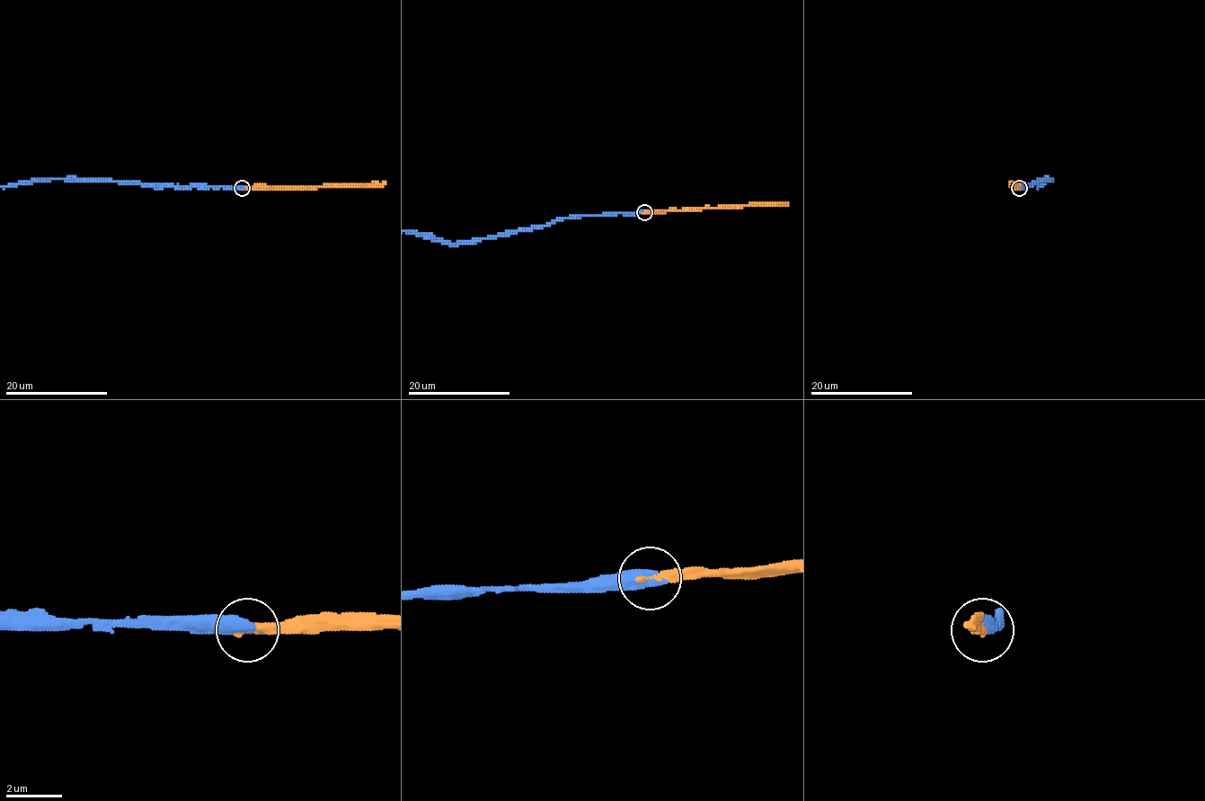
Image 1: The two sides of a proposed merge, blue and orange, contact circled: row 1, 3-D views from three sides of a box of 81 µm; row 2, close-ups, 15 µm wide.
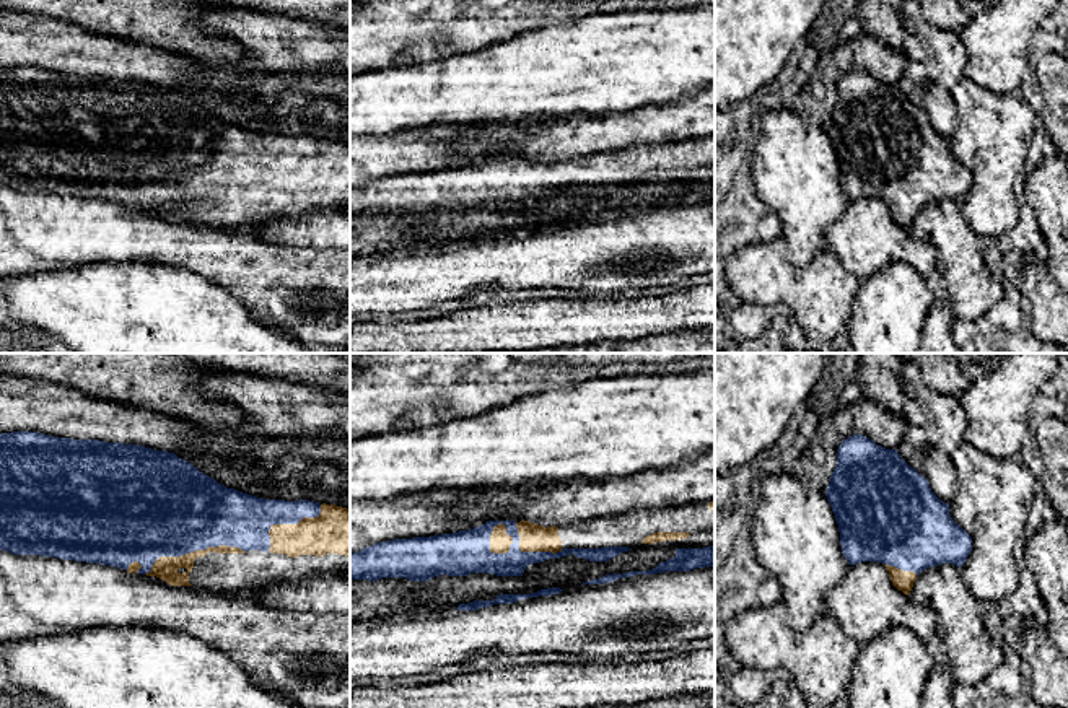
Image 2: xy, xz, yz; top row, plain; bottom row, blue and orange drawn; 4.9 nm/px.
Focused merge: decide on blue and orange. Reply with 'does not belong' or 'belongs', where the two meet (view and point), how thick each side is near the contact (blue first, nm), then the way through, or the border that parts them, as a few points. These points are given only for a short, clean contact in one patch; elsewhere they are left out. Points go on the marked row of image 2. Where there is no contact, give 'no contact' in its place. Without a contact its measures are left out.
belongs | xy (192, 550) | 480/120 nm

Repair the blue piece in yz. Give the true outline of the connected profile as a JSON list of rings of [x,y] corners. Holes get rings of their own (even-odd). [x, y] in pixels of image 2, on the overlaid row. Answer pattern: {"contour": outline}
{"contour": [[[853,435],[838,446],[825,496],[838,524],[847,562],[882,563],[892,584],[907,596],[923,570],[941,563],[961,568],[972,552],[972,537],[952,521],[949,505],[931,492],[928,480],[897,449],[878,446],[863,435]]]}

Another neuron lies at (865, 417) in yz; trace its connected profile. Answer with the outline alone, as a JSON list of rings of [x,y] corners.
[[[868,399],[824,410],[816,435],[798,462],[799,477],[808,485],[821,488],[837,465],[837,452],[843,439],[863,435],[878,446],[895,449],[907,430],[902,415],[894,415]]]

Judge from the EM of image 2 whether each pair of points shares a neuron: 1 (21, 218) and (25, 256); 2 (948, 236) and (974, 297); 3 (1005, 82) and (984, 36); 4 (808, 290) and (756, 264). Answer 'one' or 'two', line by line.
1: one
2: one
3: one
4: one

